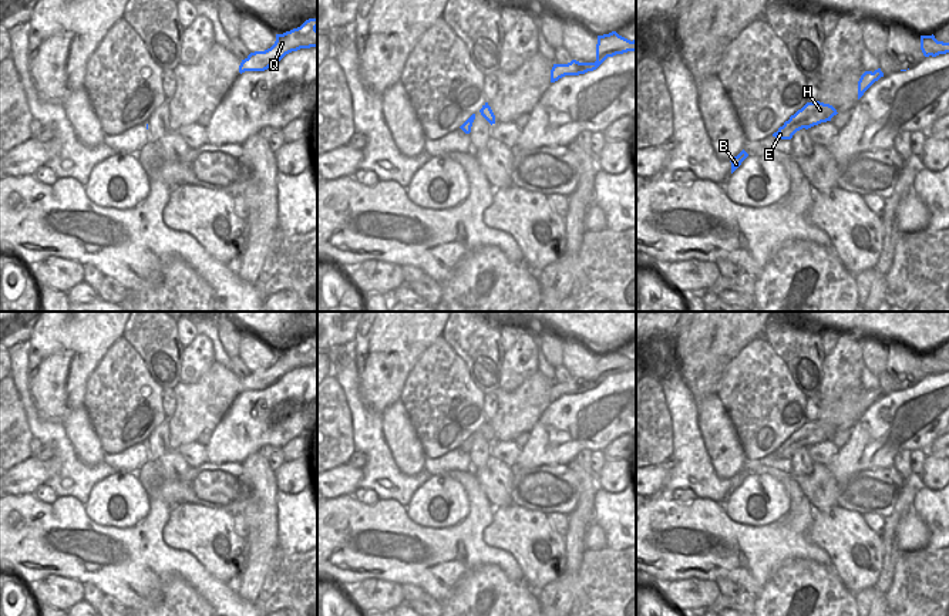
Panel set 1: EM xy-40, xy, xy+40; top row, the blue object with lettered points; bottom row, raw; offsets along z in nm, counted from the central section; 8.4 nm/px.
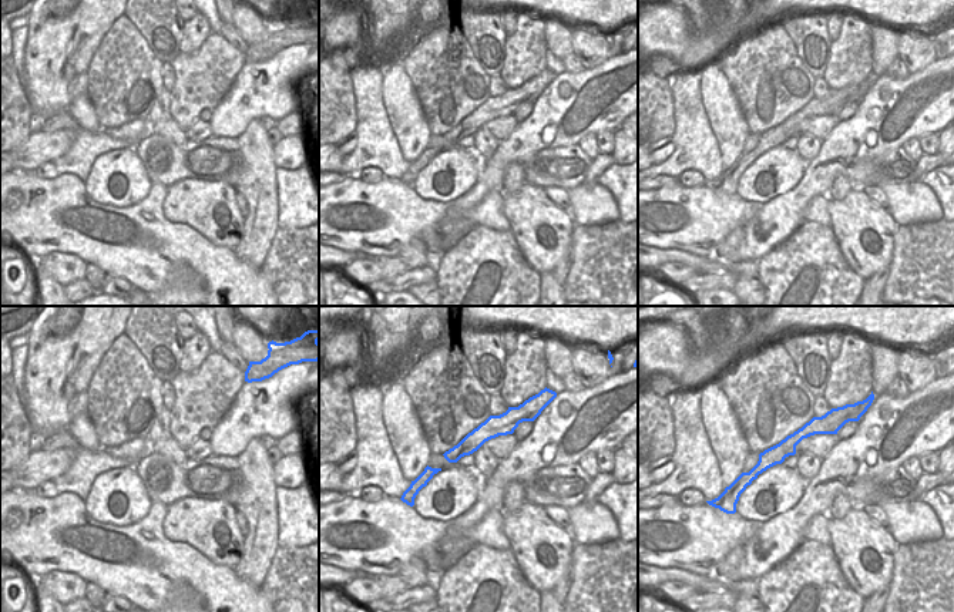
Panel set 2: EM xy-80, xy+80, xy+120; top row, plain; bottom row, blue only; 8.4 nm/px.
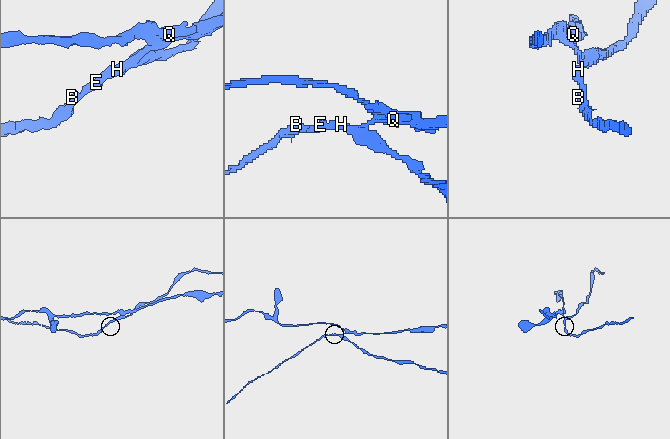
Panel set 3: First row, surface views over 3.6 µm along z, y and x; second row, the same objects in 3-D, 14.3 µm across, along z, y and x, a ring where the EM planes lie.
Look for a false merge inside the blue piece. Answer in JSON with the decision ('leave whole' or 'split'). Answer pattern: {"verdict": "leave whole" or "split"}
{"verdict": "split"}

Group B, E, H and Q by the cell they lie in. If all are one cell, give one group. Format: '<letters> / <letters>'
B E H / Q

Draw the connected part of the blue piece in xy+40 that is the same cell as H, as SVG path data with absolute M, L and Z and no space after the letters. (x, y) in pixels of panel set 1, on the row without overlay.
M820 420L807 421L801 428L791 434L790 438L773 452L773 455L778 458L791 458L797 450L831 440L837 432L837 428L829 423Z

